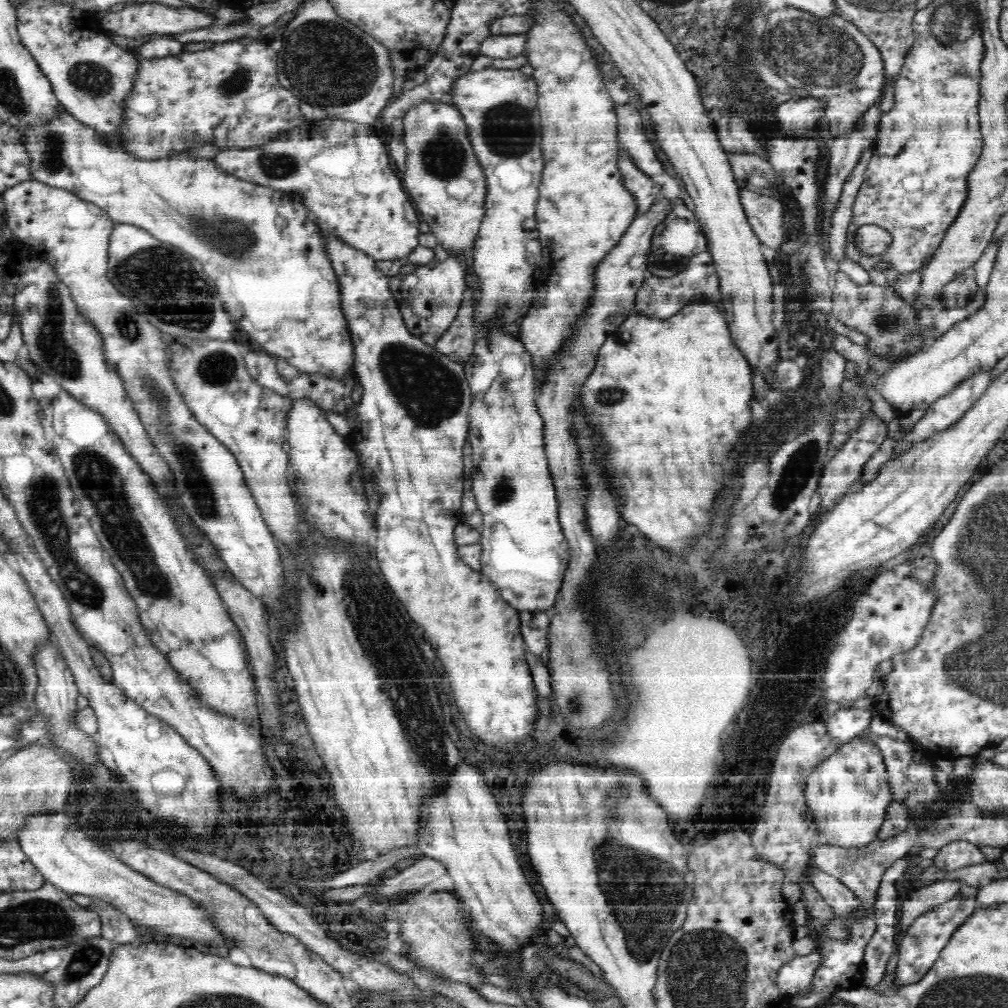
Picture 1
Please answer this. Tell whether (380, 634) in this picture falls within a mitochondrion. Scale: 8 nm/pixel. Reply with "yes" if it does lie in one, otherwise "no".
yes

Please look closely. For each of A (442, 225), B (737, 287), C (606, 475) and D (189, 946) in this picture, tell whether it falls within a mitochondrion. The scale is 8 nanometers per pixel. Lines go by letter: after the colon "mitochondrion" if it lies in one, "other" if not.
A: other
B: other
C: other
D: other

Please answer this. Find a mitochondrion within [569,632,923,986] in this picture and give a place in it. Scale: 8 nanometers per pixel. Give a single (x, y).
(645, 919)

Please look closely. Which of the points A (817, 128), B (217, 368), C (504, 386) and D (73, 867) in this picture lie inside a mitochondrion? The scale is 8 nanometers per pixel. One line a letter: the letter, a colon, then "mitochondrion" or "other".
A: other
B: mitochondrion
C: mitochondrion
D: other

